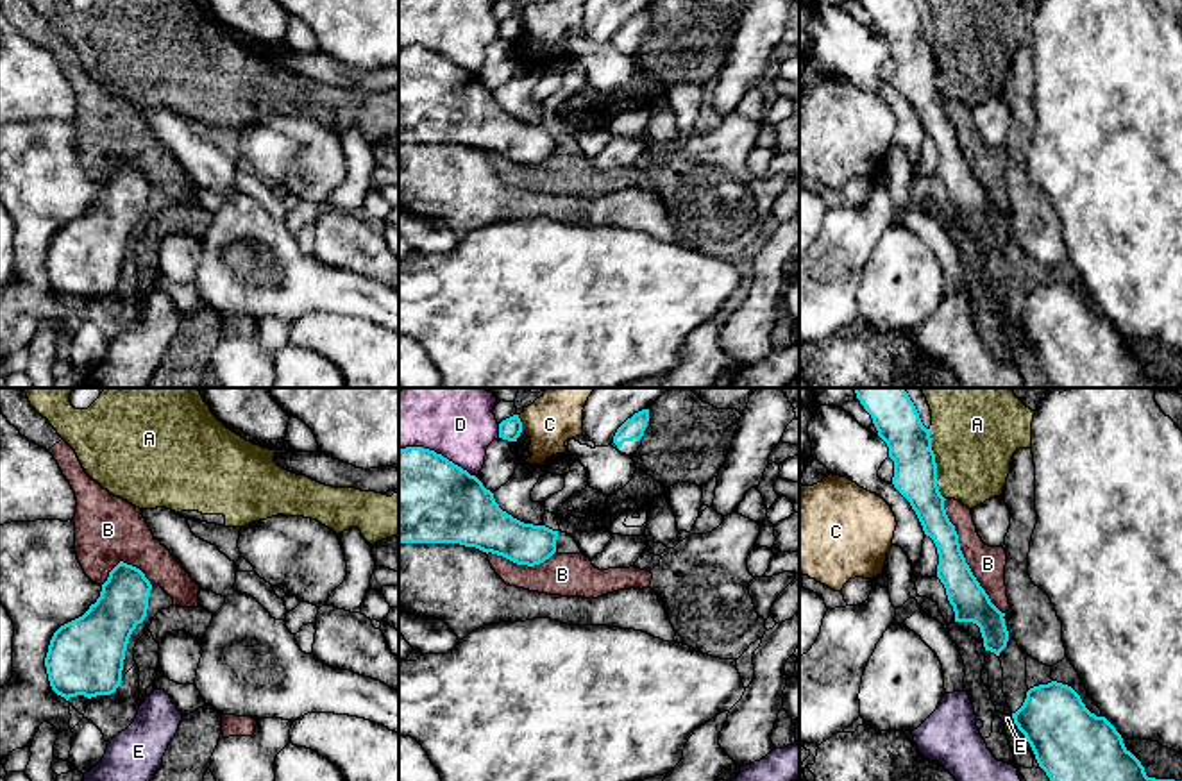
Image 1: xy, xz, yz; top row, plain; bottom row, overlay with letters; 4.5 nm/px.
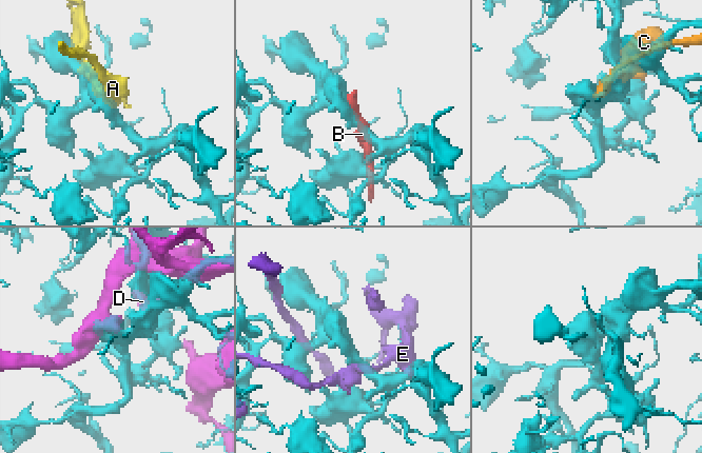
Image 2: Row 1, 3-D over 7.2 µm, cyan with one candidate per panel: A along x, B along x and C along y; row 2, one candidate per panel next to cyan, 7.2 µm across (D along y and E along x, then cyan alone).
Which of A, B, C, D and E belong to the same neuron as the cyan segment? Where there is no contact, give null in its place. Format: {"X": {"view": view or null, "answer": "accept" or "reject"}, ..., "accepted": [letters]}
{"A": {"view": "yz", "answer": "reject"}, "B": {"view": "yz", "answer": "reject"}, "C": {"view": "xz", "answer": "reject"}, "D": {"view": "xz", "answer": "reject"}, "E": {"view": "yz", "answer": "reject"}, "accepted": []}

